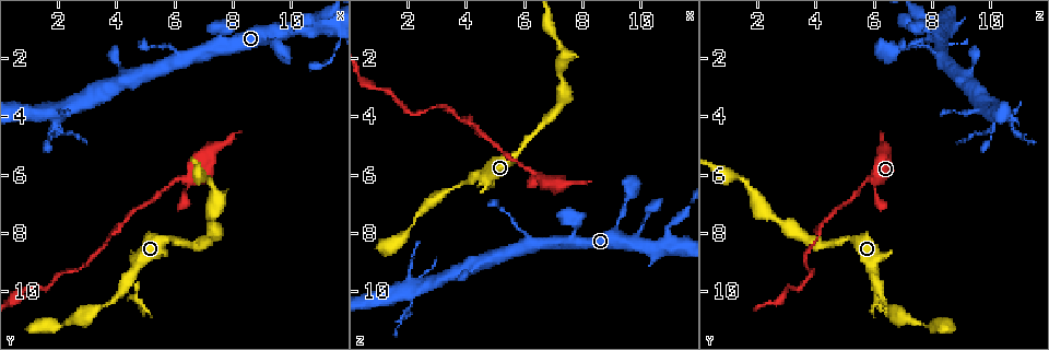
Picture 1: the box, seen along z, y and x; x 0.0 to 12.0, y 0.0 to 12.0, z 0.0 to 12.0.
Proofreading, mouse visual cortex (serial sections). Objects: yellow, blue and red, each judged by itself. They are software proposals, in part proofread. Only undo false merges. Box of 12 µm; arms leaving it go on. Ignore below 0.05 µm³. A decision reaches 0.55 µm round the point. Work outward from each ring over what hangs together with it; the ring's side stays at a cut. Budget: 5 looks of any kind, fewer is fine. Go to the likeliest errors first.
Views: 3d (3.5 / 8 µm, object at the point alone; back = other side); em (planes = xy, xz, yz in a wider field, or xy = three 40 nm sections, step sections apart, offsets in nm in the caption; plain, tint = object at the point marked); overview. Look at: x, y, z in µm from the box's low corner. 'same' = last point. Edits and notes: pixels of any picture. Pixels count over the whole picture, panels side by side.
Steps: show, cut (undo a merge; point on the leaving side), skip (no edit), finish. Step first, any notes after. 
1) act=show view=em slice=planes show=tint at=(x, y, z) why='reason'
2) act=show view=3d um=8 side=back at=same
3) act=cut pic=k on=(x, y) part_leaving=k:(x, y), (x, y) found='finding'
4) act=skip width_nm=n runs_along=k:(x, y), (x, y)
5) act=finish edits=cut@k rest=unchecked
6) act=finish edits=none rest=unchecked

act=show view=3d um=3.5 at=(6.3, 6.6, 6.1) why='narrows sharply'

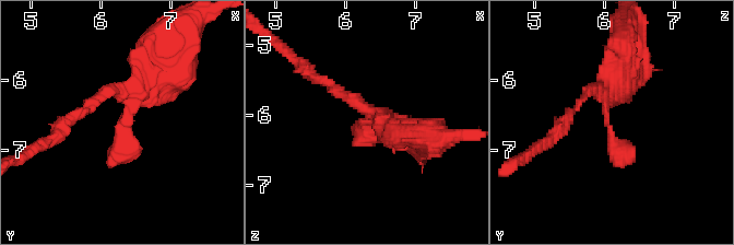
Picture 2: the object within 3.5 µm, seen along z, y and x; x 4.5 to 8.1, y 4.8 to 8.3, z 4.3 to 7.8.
act=show view=em slice=xy step=3 show=tint at=(6.40, 6.60, 6.05) why='shape alone is not enough'

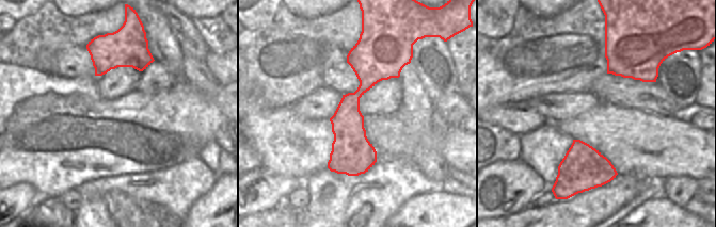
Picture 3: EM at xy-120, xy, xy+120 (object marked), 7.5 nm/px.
act=skip found='continuous, no second cell'

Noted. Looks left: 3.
act=show view=3d um=3.5 at=(4.5, 9.5, 6.0) why='arms part here'

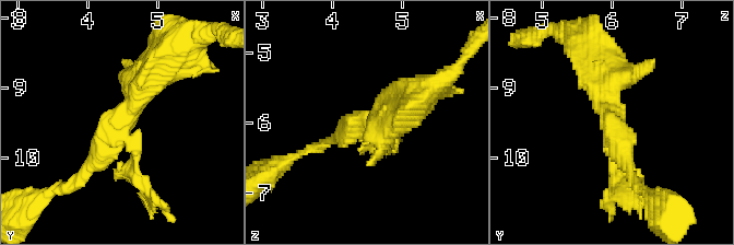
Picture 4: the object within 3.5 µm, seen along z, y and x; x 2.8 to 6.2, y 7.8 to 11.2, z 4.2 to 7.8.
act=show view=em slice=xy step=5 show=tint at=(4.45, 9.55, 6.00)

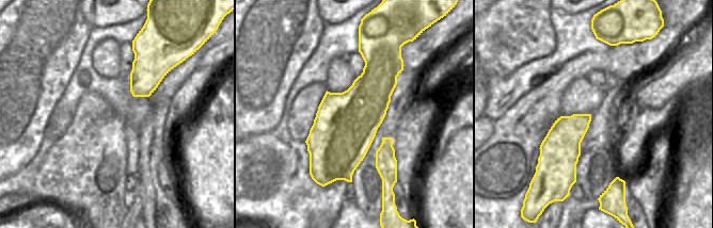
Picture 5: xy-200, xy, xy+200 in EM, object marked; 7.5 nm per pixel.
act=skip runs_along=4:(168, 54), (78, 182) found='one cell here'

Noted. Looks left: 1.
act=finish edits=none rest=unchecked

